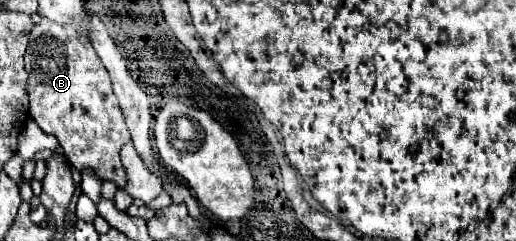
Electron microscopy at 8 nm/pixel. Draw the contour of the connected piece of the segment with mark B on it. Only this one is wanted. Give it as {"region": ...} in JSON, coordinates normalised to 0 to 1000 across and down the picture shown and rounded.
{"region":[[[79,83],[60,124],[60,166],[48,216],[48,290],[56,299],[56,324],[52,324],[56,481],[76,515],[83,548],[103,556],[114,581],[134,680],[153,714],[180,705],[192,747],[219,755],[227,780],[242,780],[246,722],[231,664],[231,622],[242,598],[246,515],[234,473],[231,423],[215,373],[207,282],[184,224],[169,149],[157,141],[145,100],[107,100],[99,83]]]}

